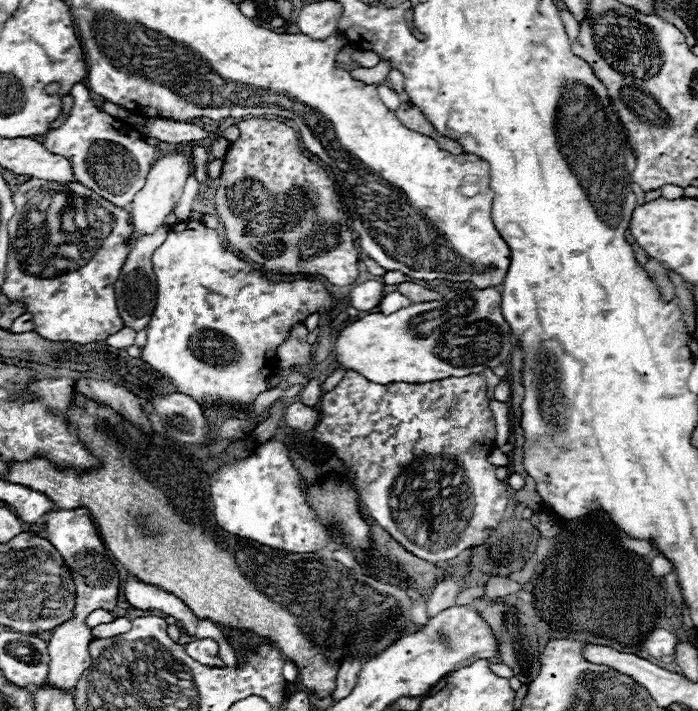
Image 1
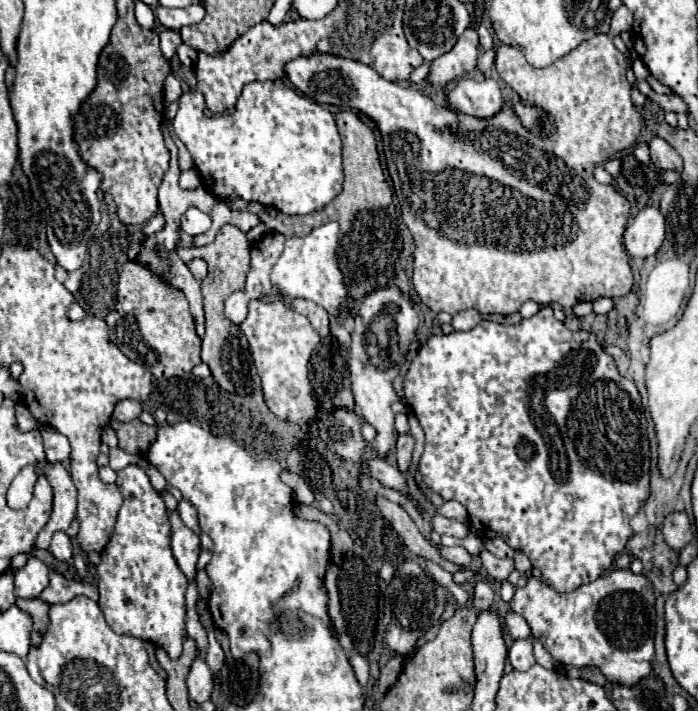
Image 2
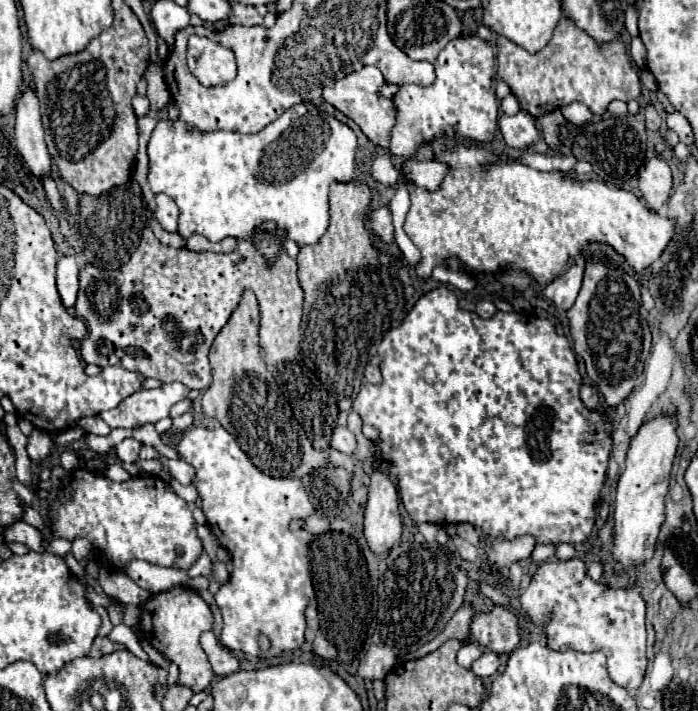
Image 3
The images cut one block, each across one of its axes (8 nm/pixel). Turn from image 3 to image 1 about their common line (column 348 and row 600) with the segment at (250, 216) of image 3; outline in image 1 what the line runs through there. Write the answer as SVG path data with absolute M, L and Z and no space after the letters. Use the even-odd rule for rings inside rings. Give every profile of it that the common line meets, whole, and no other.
M130 578L124 586L126 592L126 600L140 610L162 610L168 616L176 618L178 622L182 622L182 626L188 630L188 634L194 634L196 630L196 616L190 608L184 608L182 600L164 592L162 588L156 586L148 586L148 584L140 584L136 578Z

